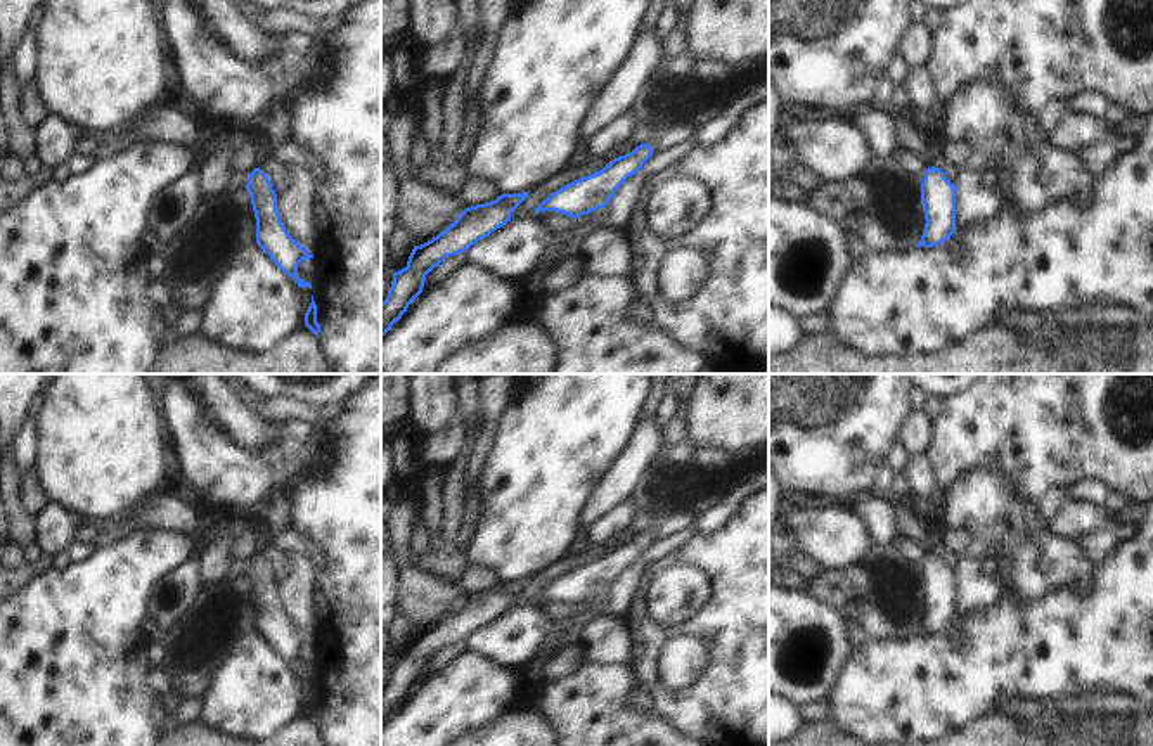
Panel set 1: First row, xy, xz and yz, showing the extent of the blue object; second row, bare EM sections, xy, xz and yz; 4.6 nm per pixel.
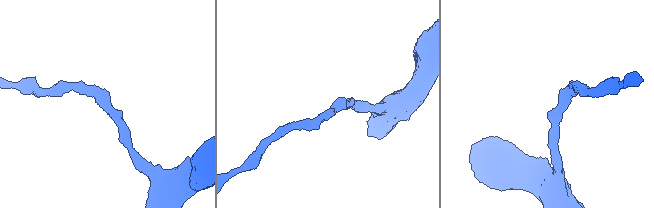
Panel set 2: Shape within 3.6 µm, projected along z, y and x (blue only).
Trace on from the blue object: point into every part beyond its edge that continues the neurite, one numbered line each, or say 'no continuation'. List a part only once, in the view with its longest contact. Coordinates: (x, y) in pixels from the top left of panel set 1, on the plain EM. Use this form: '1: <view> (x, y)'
no continuation

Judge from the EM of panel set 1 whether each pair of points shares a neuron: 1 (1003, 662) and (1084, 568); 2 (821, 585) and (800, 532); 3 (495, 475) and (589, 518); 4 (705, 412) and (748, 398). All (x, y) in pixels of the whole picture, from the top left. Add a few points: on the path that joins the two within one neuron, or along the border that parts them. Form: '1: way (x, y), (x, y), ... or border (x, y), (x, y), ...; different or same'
1: border (1100, 565), (1086, 585), (1027, 599); different
2: border (863, 556), (838, 568), (823, 568); different
3: border (599, 478), (575, 525); different
4: way (715, 412), (729, 407), (738, 398); same

